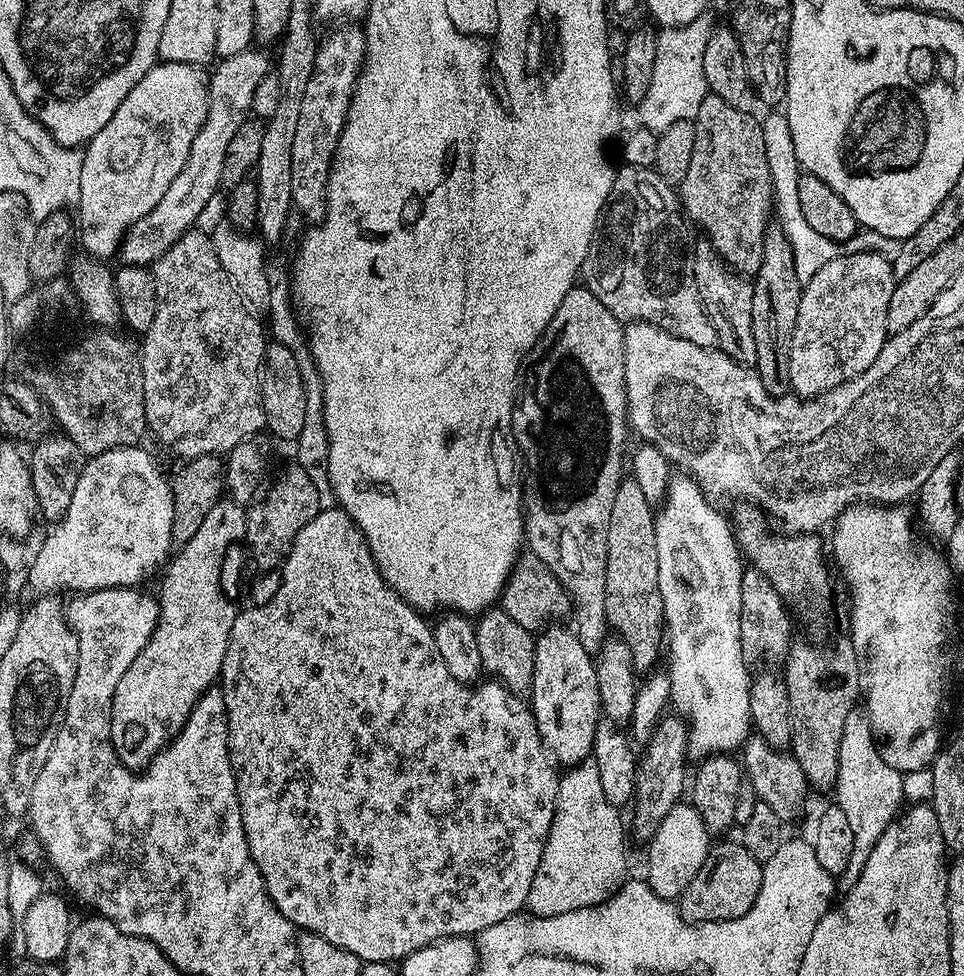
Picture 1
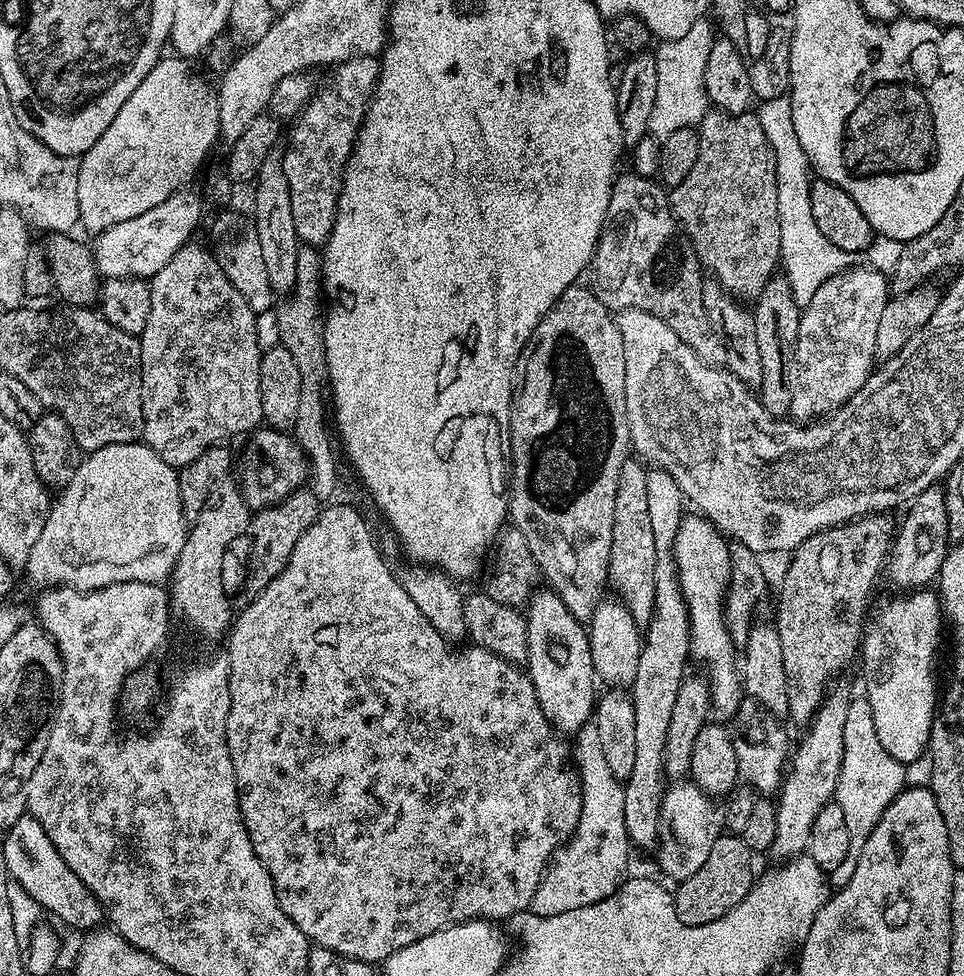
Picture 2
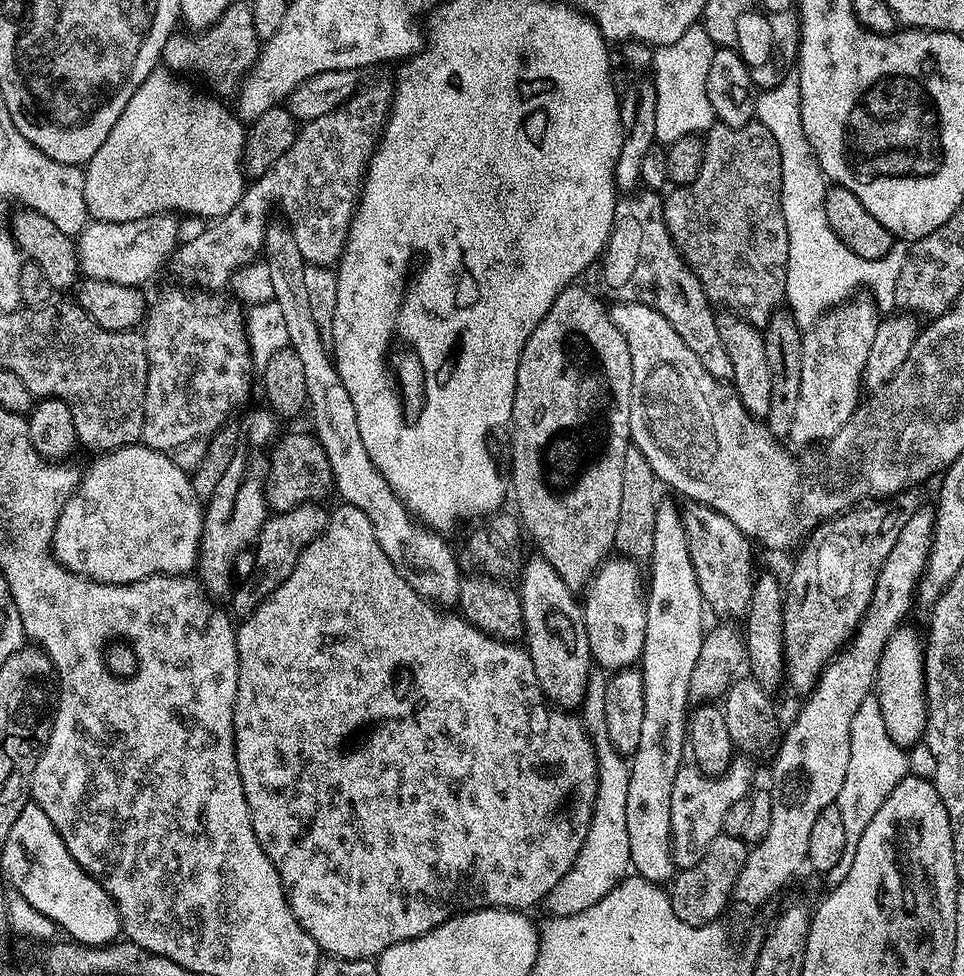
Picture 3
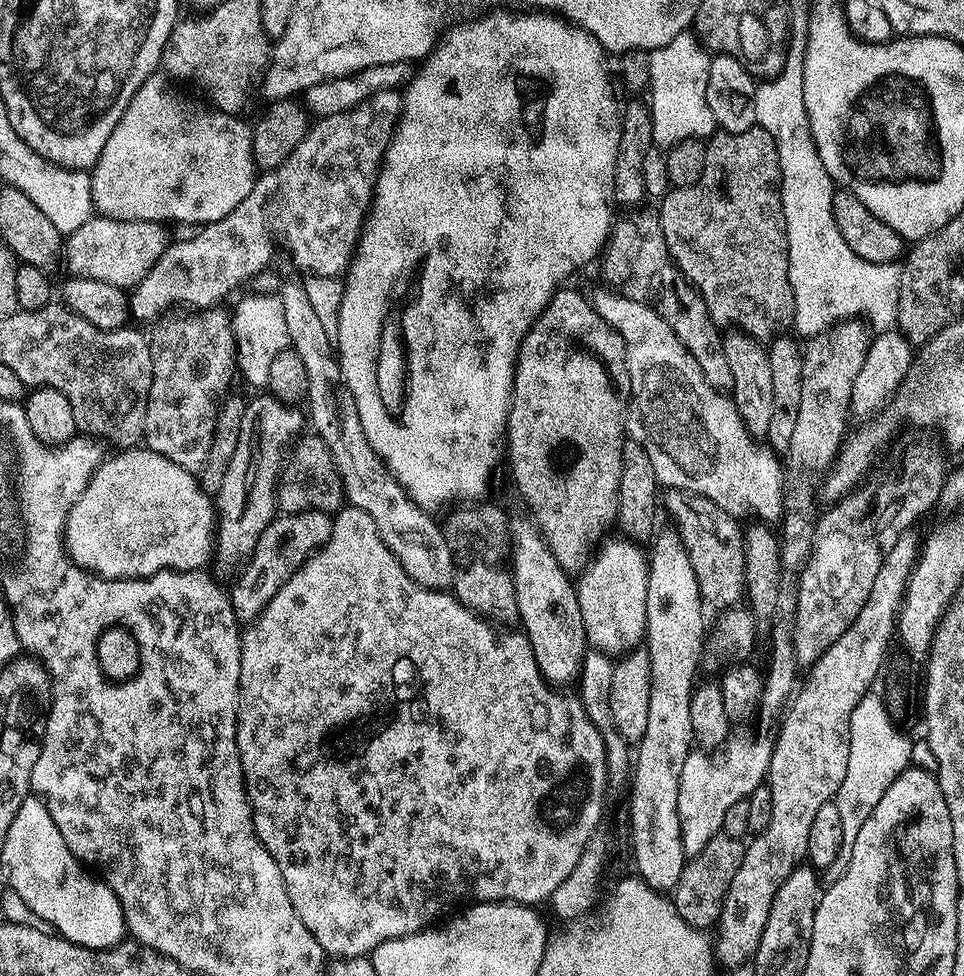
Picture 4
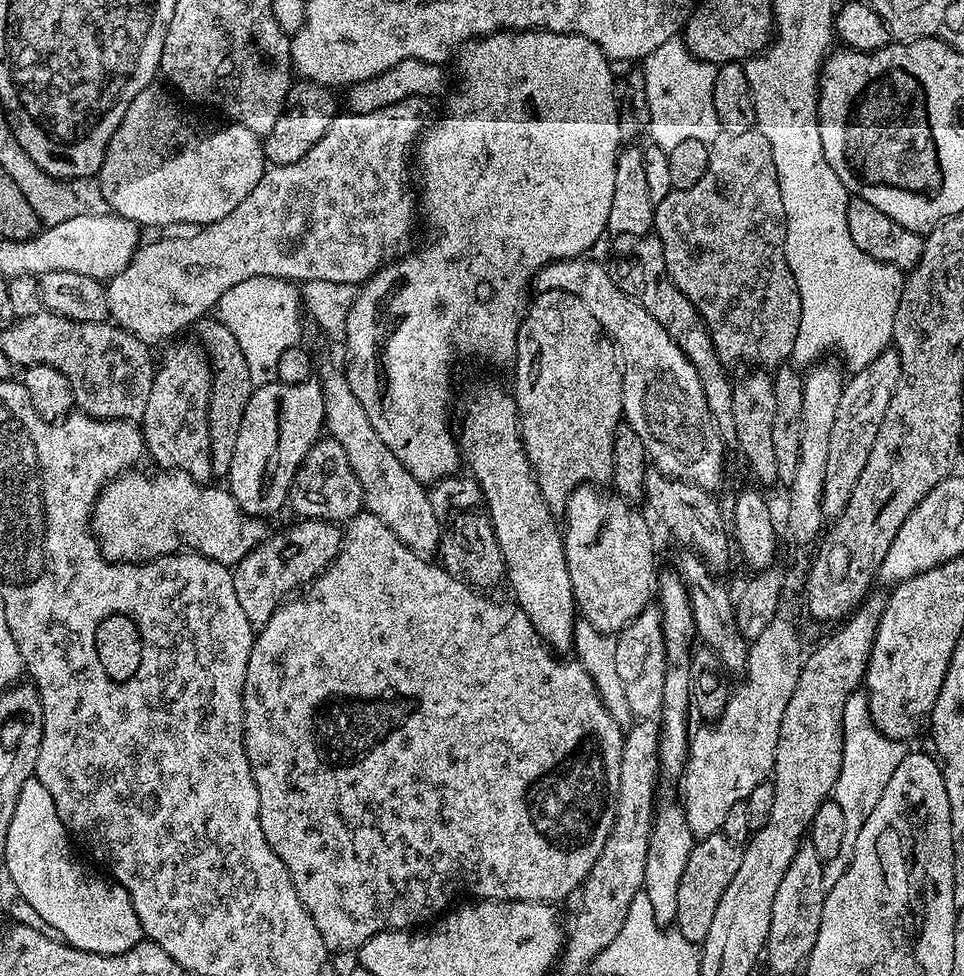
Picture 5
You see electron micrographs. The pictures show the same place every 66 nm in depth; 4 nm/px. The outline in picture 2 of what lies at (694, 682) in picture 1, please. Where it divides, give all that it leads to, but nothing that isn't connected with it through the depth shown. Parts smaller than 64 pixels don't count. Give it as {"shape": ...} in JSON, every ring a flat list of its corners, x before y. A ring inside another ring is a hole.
{"shape":[[699,514,685,515,672,539,672,558,676,562,676,577,680,583,680,590,684,595,684,602,688,607,688,621,690,622,690,656,693,661,708,664,706,679,712,689,711,711,721,712,727,718,732,718,739,710,742,699,742,676,738,671,738,656,734,651,732,636,724,625,724,598,728,591,728,579,732,576,732,556,729,543,716,529,712,521]]}

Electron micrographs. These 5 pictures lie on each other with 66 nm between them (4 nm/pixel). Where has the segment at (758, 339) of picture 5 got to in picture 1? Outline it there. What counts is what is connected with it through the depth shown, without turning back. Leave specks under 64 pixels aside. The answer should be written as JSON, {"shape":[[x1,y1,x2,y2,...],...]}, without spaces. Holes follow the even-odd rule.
{"shape":[[709,94,702,98,698,114,692,121,694,126,694,155,690,157,690,170,678,186,682,211,705,232,707,243,711,244,725,262,741,274,754,274,762,266,762,242,774,212,770,162,766,162,766,146,760,129,761,121,755,120,743,107,726,102]]}

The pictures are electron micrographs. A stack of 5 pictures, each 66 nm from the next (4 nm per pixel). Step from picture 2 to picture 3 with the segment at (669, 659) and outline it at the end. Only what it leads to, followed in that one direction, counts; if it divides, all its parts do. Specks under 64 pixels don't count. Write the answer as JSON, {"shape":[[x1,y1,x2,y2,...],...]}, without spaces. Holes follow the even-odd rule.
{"shape":[[661,499,654,514,654,550,650,557,652,577,646,580,646,642,638,661,642,674,642,732,637,750,630,756,630,790,626,790,626,834,630,838,631,867,635,875,649,880,651,884,667,885,674,876,672,859,672,831,670,830,670,800,674,778,686,760,686,733,690,715,690,674,694,674,694,662,702,650,706,623,706,605,694,566,690,562,690,550,686,542,686,530,680,517,680,508]]}

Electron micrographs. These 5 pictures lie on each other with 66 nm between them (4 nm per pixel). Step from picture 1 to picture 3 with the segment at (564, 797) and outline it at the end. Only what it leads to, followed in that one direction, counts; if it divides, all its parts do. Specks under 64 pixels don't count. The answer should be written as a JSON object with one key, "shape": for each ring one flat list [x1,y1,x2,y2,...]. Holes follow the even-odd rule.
{"shape":[[593,670,588,673,586,694,582,705,584,729,596,747,598,762,598,790,596,804,592,808,592,825,586,834,586,842,578,850,578,858,570,866,570,870,550,890,546,898,549,913,552,916,569,916,594,906,614,886,629,875,632,859,630,858,630,838,626,834,626,790,630,790,630,764,610,740,606,726,606,686,609,677,603,671]]}

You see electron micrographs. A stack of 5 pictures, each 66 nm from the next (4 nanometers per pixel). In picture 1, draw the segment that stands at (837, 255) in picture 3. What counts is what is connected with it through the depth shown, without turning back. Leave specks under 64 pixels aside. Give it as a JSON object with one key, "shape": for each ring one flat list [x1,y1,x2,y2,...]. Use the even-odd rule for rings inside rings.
{"shape":[[772,110,768,117,763,117,760,129,766,146,766,162,770,162,770,178,772,179,772,199,774,212,780,220,778,226,783,229,786,238,790,242,790,250,794,250,794,270,798,272,801,282,807,282,826,266,838,254,837,241,830,238,822,238,818,230,810,227,802,214,802,205,798,202,798,182,802,175,802,169,798,162,798,154,794,154,794,138,790,138,790,122,787,115,780,110]]}

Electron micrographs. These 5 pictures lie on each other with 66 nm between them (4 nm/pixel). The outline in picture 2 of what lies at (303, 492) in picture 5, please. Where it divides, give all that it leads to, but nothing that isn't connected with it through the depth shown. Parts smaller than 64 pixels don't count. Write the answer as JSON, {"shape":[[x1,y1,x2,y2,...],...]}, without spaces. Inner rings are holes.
{"shape":[[261,426,247,437,248,445,244,453,238,456,238,487,249,509,274,508,290,494,301,491,309,483,310,473,306,454,298,442,289,433,279,432,267,426]]}

